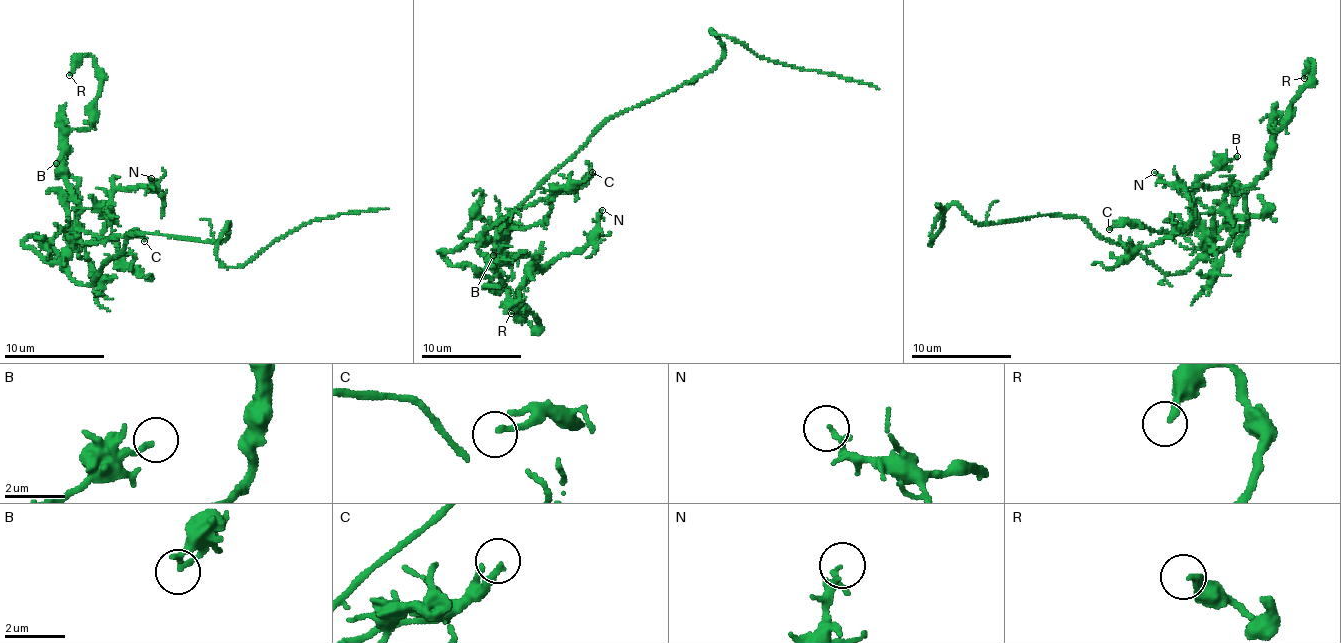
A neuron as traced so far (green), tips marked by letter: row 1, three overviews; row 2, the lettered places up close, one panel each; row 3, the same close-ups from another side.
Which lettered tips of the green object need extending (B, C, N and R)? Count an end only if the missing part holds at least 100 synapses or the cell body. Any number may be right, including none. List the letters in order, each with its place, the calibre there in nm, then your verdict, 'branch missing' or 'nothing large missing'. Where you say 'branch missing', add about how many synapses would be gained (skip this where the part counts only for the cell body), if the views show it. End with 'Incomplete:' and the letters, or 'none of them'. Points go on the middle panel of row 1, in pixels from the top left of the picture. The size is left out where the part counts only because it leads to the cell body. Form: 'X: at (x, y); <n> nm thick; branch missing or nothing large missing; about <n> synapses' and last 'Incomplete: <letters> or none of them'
B: at (493, 255); 160 nm thick; nothing large missing
C: at (592, 172); 190 nm thick; nothing large missing
N: at (602, 210); 180 nm thick; nothing large missing
R: at (511, 313); 240 nm thick; nothing large missing
Incomplete: none of them

